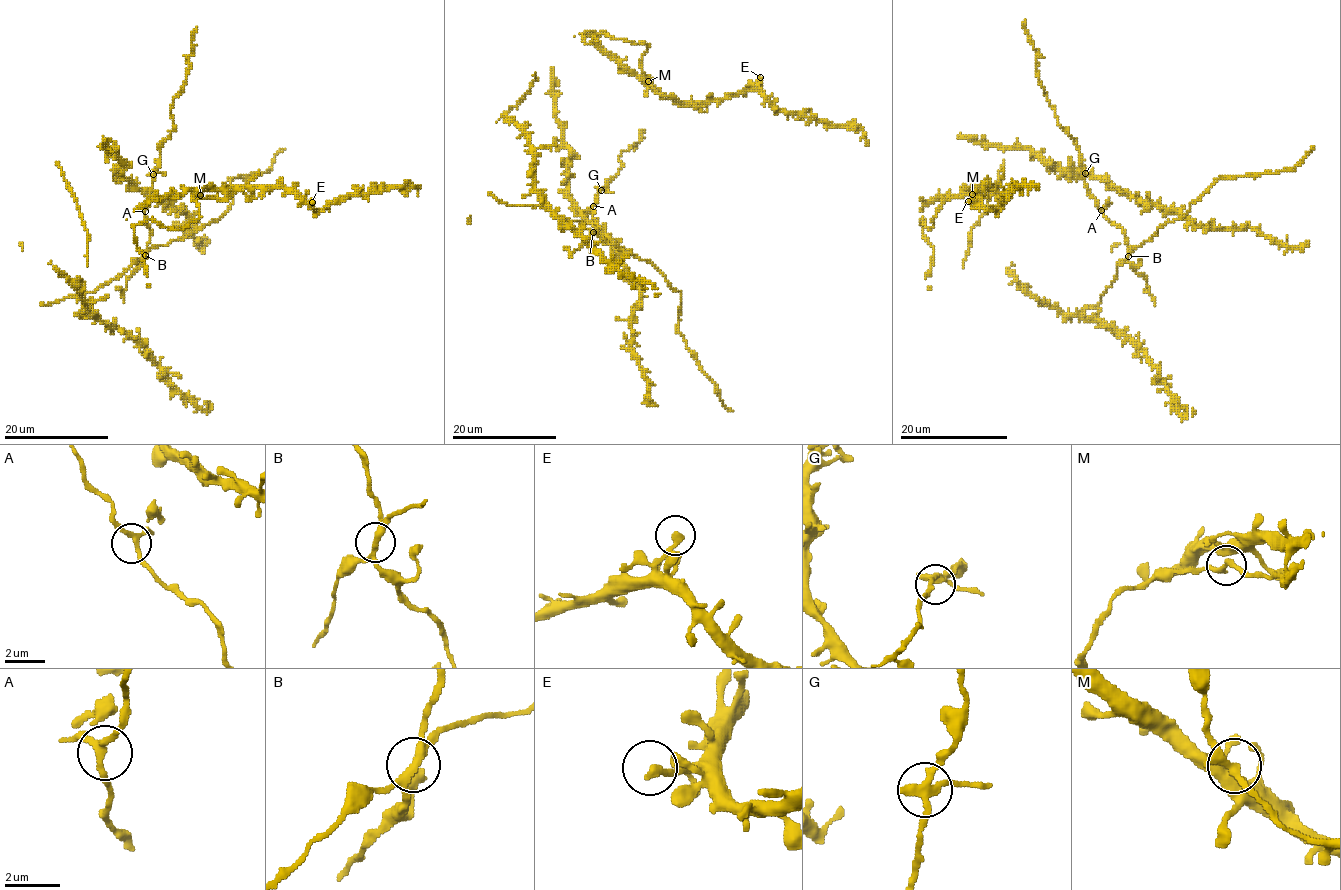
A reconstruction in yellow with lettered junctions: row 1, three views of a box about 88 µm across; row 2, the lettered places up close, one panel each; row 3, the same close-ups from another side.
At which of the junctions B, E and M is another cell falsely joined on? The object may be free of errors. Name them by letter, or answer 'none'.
B

